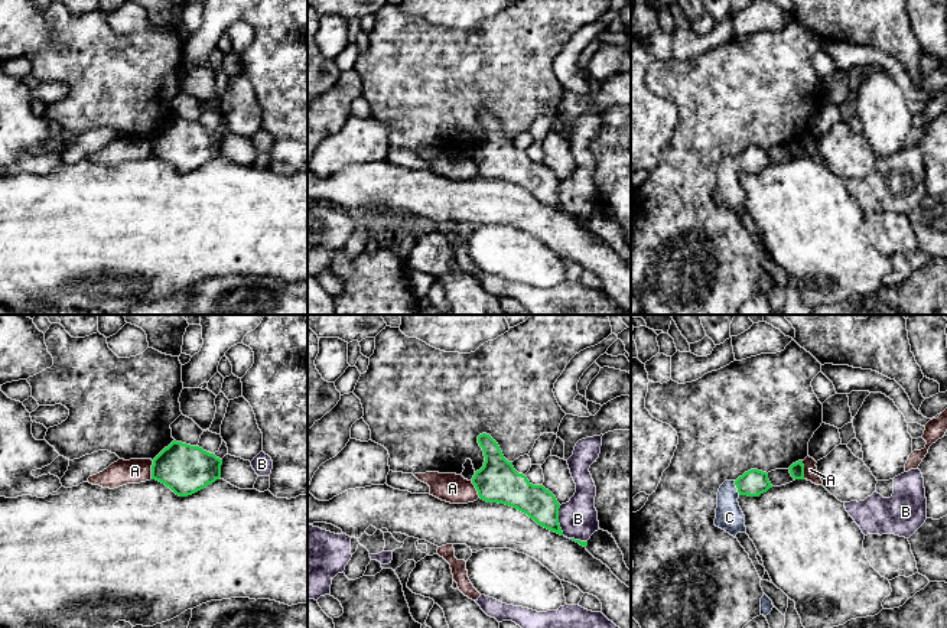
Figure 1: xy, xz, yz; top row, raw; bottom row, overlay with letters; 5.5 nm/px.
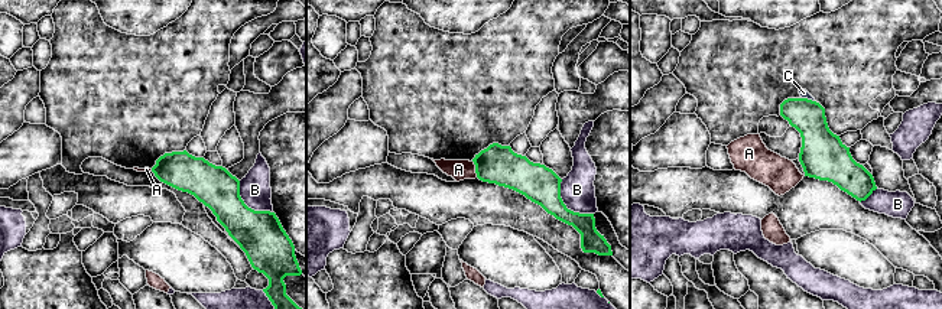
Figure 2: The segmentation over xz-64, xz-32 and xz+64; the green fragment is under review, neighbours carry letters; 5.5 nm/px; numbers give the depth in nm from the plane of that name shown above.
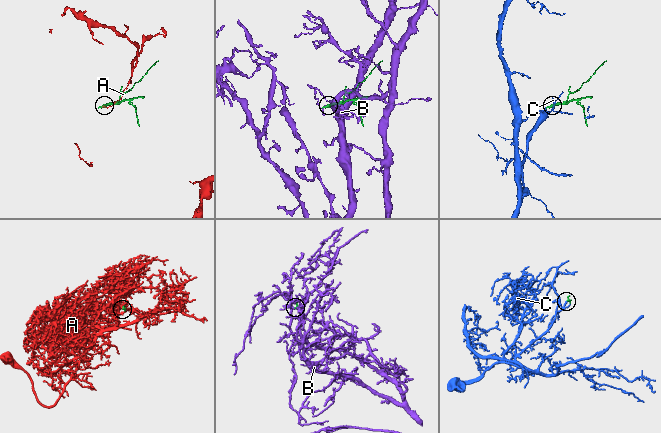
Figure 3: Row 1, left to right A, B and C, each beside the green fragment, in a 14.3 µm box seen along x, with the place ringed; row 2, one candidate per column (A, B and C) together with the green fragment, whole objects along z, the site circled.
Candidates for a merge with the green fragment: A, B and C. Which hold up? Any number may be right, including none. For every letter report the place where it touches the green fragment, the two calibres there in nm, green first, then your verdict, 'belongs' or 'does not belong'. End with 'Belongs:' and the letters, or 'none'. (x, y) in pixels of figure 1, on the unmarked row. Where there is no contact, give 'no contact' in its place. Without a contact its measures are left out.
A: contact xy (152, 146); calibres 280 and 140 nm; does not belong
B: contact xz (557, 197); calibres 180 and 220 nm; does not belong
C: contact yz (736, 163); calibres 150 and 160 nm; belongs
Belongs: C

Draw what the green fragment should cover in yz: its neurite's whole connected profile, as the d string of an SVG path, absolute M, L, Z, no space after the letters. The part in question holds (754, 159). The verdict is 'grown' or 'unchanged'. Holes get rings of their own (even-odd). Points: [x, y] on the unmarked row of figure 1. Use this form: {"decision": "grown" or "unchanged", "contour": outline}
{"decision": "grown", "contour": "M751 146L736 157L725 157L717 169L715 202L736 215L738 209L746 209L745 192L739 183L741 172L759 173L772 165L768 150Z"}

